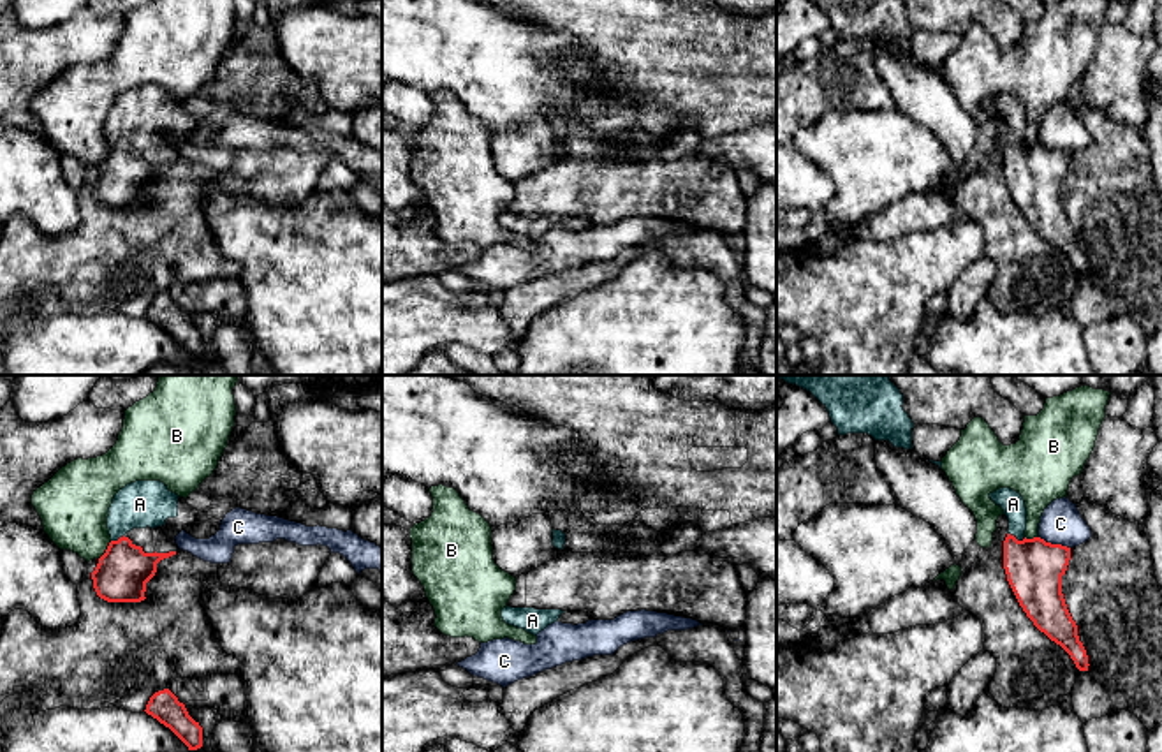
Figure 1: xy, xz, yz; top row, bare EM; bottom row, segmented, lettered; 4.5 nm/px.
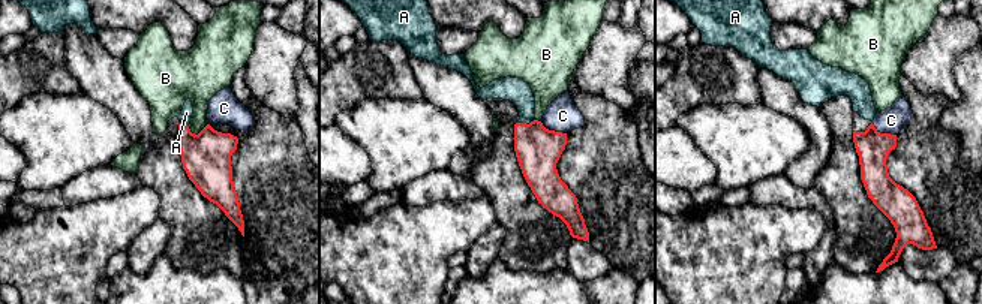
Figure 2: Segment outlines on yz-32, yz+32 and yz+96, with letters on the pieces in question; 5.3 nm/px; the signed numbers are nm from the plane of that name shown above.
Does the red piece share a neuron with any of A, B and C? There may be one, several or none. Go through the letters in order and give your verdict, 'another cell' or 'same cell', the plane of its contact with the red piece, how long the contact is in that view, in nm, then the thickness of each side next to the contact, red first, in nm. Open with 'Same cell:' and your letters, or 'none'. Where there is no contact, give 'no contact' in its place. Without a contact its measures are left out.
Same cell: A
A: same cell; contact in yz; length 80 nm; calibres 260 and 110 nm
B: another cell; contact in xy; length 110 nm; calibres 240 and 320 nm
C: another cell; contact in yz; length 160 nm; calibres 260 and 190 nm

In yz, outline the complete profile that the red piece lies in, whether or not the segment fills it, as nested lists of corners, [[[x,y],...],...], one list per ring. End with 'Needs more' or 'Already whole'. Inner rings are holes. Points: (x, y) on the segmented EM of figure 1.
[[[1000,488],[989,493],[989,498],[1009,520],[1004,569],[1019,606],[1041,632],[1070,655],[1079,671],[1088,671],[1086,650],[1062,593],[1062,576],[1070,560],[1070,548],[1041,537],[1025,537],[1026,507],[1018,491]]]. Needs more

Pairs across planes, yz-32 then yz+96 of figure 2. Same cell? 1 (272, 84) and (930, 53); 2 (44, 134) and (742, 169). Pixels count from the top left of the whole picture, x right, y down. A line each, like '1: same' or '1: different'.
1: same
2: same

